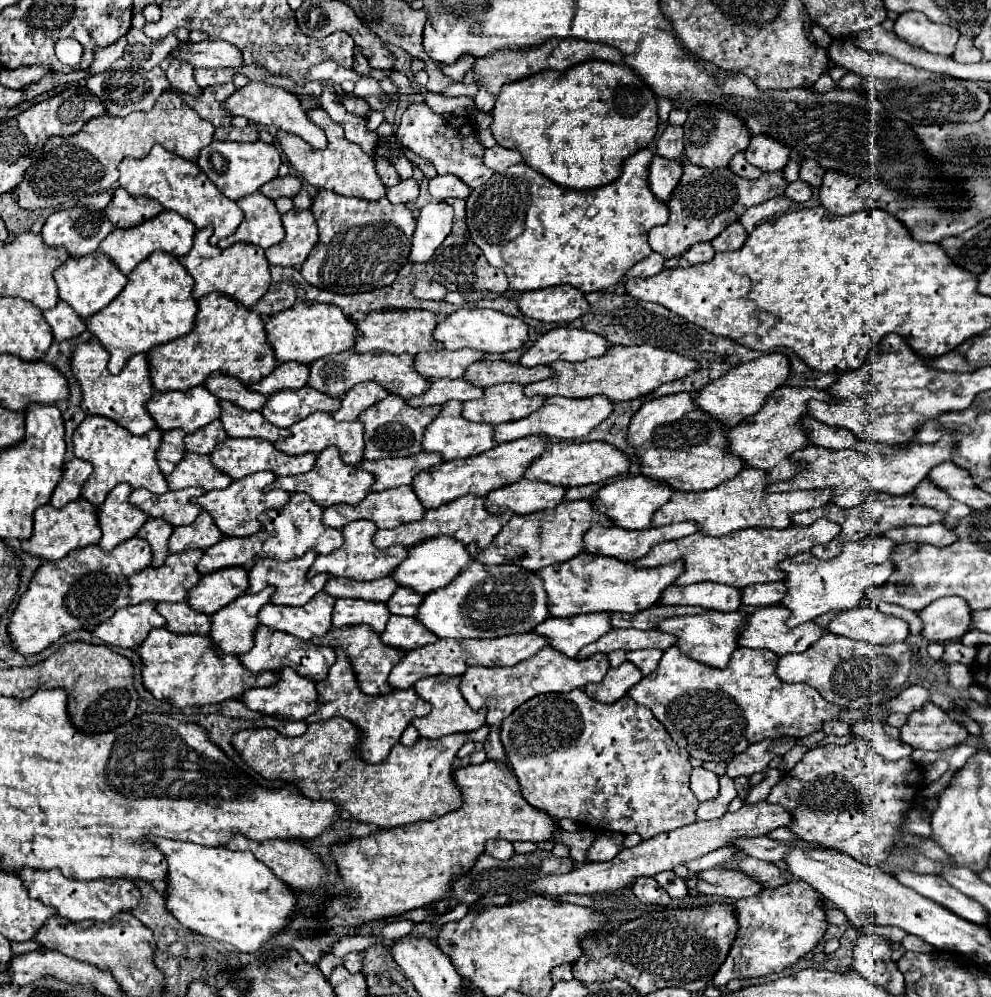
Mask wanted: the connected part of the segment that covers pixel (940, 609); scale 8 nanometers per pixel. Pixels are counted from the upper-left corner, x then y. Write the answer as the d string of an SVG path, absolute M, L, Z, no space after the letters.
M959 596L935 600L919 612L923 620L921 636L929 642L955 642L971 626L971 608Z

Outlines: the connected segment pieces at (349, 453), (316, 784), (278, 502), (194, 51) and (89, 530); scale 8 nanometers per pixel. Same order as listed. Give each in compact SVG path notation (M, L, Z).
M317 412L313 416L307 416L307 420L299 420L297 424L293 424L289 428L289 432L291 432L291 436L287 436L283 440L277 440L273 444L283 454L297 456L297 454L307 454L307 452L321 452L327 446L335 446L335 448L339 448L343 462L349 464L349 466L359 464L361 458L363 458L365 440L363 440L363 426L361 426L359 420L355 420L355 422L337 422L337 420L333 420L331 414Z
M331 718L327 722L309 724L305 734L297 738L287 738L271 728L241 730L233 734L231 744L237 750L237 754L247 762L247 766L253 768L265 780L293 782L301 790L301 794L309 800L331 800L339 808L347 810L349 816L357 822L373 824L377 828L393 828L393 826L403 826L403 824L419 822L419 820L437 820L439 816L461 808L461 792L453 784L453 776L451 776L455 754L467 740L485 742L489 738L489 726L483 726L469 734L441 736L437 740L419 738L413 746L395 744L389 756L381 764L367 764L355 754L357 736L359 736L359 730L353 724L349 724L349 720Z
M255 472L253 476L231 482L231 486L225 488L225 490L207 492L205 496L201 496L201 508L203 508L203 512L211 514L215 526L225 536L241 536L241 538L251 536L251 534L261 530L261 524L257 520L259 514L265 512L265 510L271 510L271 508L281 508L291 496L285 490L269 490L269 492L265 492L265 486L269 486L273 480L275 480L273 472Z
M207 40L197 44L181 44L173 56L193 64L195 68L241 68L241 50L225 40Z
M79 498L79 500L69 502L63 508L53 508L51 504L45 504L45 506L37 508L35 510L35 530L33 530L33 536L21 542L21 550L31 554L31 556L45 558L45 560L61 560L71 550L97 544L99 538L101 538L101 530L99 530L99 524L97 524L95 506L89 504L87 500Z

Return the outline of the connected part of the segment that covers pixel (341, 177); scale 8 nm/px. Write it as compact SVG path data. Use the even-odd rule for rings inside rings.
M313 108L313 110L309 110L309 118L319 128L323 128L323 132L329 140L329 146L325 150L315 150L303 138L299 138L295 134L279 132L277 138L281 142L283 152L287 154L289 162L291 162L291 166L297 172L301 172L301 176L311 186L315 186L317 190L331 190L331 192L341 194L341 196L355 196L355 198L369 200L369 202L383 198L385 196L385 186L383 186L383 182L379 180L379 176L375 172L375 160L369 154L365 154L357 144L351 144L349 140L345 140L345 134L339 128L339 124L329 120L329 114L325 110Z

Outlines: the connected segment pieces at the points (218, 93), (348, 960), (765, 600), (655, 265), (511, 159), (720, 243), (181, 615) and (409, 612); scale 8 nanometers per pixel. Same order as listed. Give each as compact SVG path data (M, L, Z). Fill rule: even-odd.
M227 82L227 84L221 84L221 86L205 88L201 92L201 96L197 96L197 98L184 95L183 99L199 116L203 116L203 120L209 120L215 128L217 126L231 126L233 114L225 112L223 104L235 90L237 90L235 84Z
M349 952L343 956L343 966L349 970L349 972L361 972L361 962L363 962L363 952Z
M769 582L769 584L757 584L747 586L741 590L741 604L745 606L775 606L785 596L785 584L783 582Z
M653 252L649 258L637 262L637 264L625 274L625 278L621 280L621 284L625 284L625 280L629 280L629 278L649 278L649 276L659 274L659 272L663 270L663 262L665 262L665 258L659 256L657 252Z
M493 146L485 152L483 156L483 164L487 168L491 168L493 172L503 172L507 170L509 166L513 164L521 164L523 158L517 150L507 150L507 148L501 148L501 146Z
M737 222L737 224L729 224L717 238L713 238L713 248L715 252L725 252L725 250L739 250L745 244L747 232L745 228Z
M161 602L157 604L157 612L165 618L165 628L175 634L199 634L207 636L211 628L211 618L207 614L193 612L187 602Z
M397 588L397 592L391 596L391 600L387 602L391 614L399 614L399 616L415 616L419 604L421 604L423 596L415 594L409 588Z

